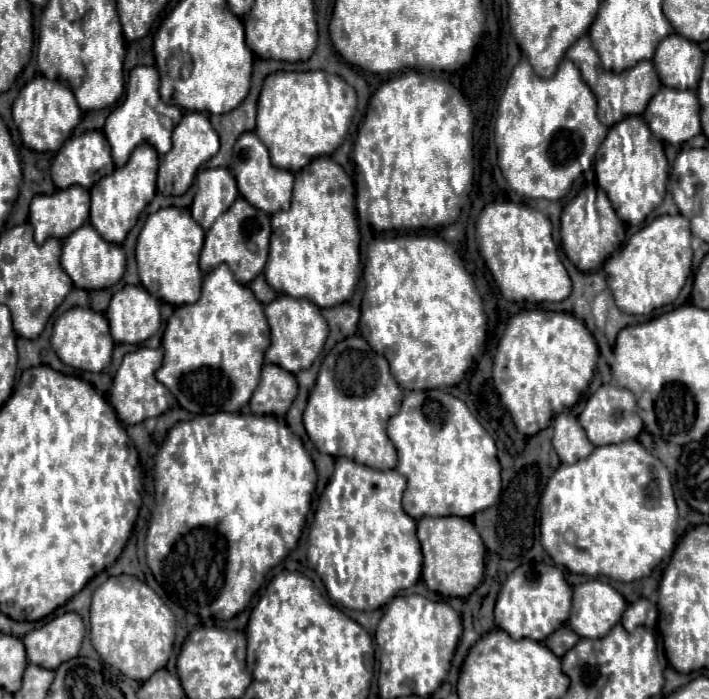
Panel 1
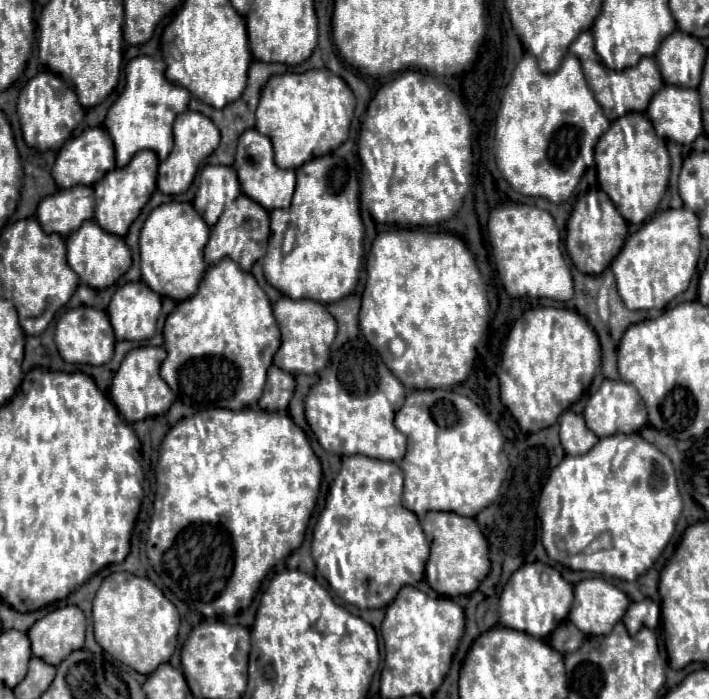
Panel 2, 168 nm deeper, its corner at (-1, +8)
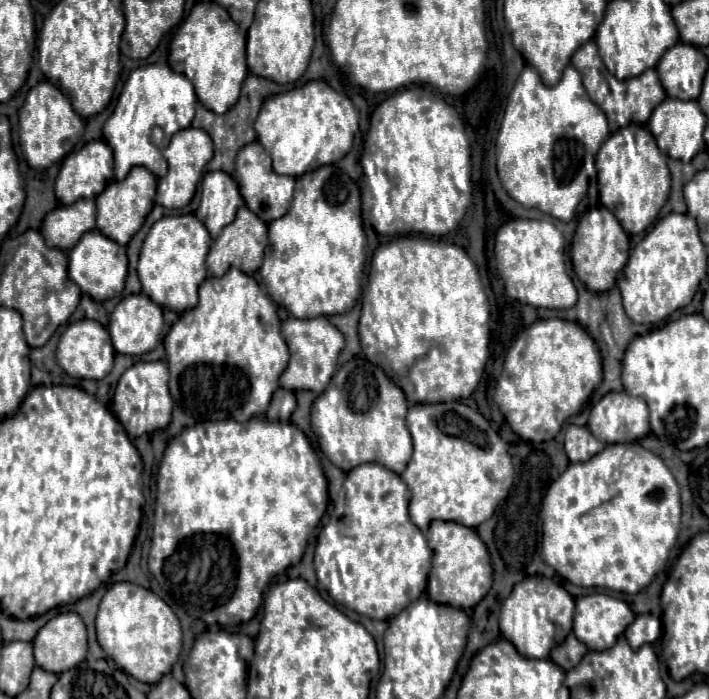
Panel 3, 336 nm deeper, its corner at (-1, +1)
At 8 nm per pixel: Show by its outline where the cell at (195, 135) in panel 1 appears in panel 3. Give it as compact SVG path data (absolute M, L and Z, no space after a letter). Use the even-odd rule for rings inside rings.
M186 127L182 131L178 131L164 151L164 157L168 161L168 173L166 173L166 177L162 177L158 181L156 203L162 207L168 207L168 209L178 209L178 207L188 205L190 199L194 197L196 185L204 173L204 165L212 159L212 155L214 155L214 143L204 129Z

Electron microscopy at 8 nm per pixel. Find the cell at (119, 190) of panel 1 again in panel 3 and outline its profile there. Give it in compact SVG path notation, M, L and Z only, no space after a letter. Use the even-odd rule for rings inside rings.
M132 167L126 179L122 181L112 181L108 187L96 197L96 221L98 221L98 231L102 235L108 235L112 241L126 245L132 235L142 227L146 215L150 213L154 205L154 195L156 195L156 175L150 173L146 167Z

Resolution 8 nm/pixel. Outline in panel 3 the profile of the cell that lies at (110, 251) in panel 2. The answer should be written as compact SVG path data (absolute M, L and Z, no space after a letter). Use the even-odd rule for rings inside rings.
M92 229L82 235L82 239L68 253L68 277L82 289L82 293L90 295L94 301L106 301L124 291L124 281L128 273L128 257L126 249L116 241L100 235L98 229Z

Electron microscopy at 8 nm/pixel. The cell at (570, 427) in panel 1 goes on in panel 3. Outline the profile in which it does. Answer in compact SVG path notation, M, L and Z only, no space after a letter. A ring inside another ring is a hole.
M568 425L566 427L566 439L564 439L566 455L572 463L588 461L592 455L604 449L604 445L588 431L588 427Z

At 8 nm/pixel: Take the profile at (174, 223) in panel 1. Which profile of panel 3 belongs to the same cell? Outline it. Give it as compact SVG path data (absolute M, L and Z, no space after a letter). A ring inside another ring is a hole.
M168 215L156 221L144 239L138 263L142 293L160 307L176 313L188 311L198 303L198 287L206 279L206 255L210 251L210 235L194 215Z

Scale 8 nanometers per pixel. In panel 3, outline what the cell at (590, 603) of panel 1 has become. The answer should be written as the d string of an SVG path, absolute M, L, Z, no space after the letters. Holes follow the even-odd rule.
M590 593L576 599L574 635L592 651L612 647L632 621L634 613L622 599L606 593Z

